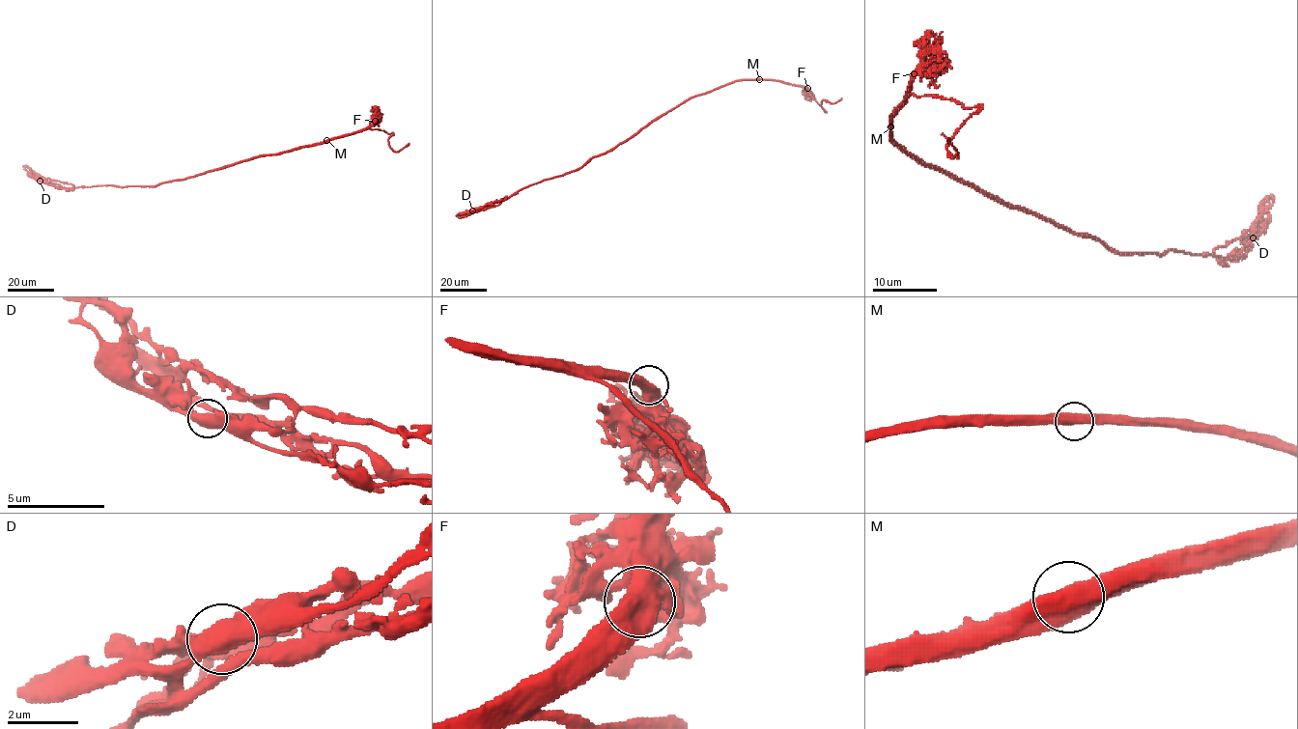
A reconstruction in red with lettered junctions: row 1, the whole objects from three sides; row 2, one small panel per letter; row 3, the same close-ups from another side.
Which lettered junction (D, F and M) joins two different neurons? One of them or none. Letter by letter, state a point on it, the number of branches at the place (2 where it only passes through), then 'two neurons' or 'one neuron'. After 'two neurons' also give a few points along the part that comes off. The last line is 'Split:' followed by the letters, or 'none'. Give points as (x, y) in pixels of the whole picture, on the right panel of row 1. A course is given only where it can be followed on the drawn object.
D: (1253, 238) | 3 | one neuron
F: (914, 73) | 3 | one neuron
M: (890, 126) | 2 | one neuron
Split: none

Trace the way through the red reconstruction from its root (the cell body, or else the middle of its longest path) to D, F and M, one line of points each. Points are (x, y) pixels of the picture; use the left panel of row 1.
D: (227, 167), (155, 185), (62, 187), (40, 181)
F: (227, 167), (265, 154), (325, 143), (366, 129), (375, 121)
M: (227, 167), (326, 140)

